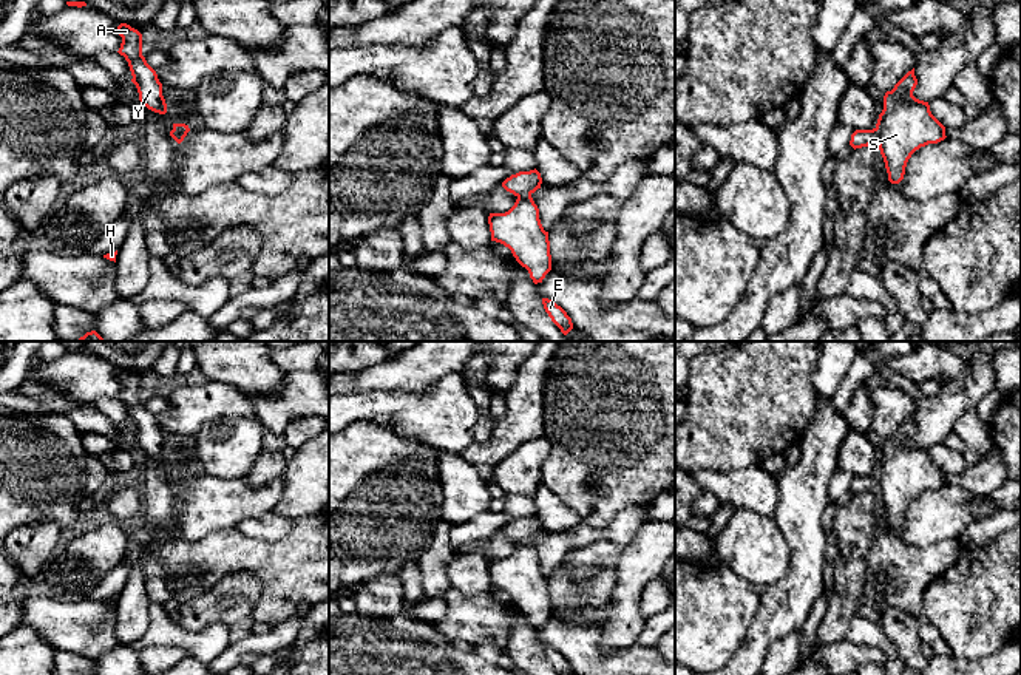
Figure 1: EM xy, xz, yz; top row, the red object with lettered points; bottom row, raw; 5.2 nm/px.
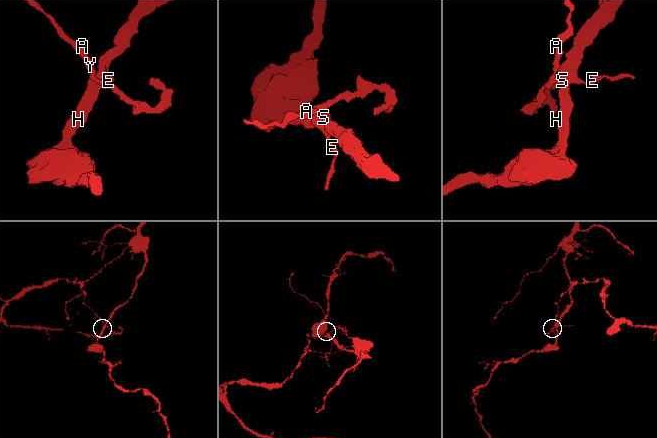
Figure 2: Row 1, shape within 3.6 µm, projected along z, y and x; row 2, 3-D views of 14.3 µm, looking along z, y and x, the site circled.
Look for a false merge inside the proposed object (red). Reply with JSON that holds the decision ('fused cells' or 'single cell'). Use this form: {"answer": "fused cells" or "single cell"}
{"answer": "fused cells"}

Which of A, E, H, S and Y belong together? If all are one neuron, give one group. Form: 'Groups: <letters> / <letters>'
Groups: A Y / E H S

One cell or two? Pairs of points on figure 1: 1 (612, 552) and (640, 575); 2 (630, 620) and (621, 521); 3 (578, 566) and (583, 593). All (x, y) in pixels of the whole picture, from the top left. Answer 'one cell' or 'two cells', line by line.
1: two cells
2: two cells
3: one cell

